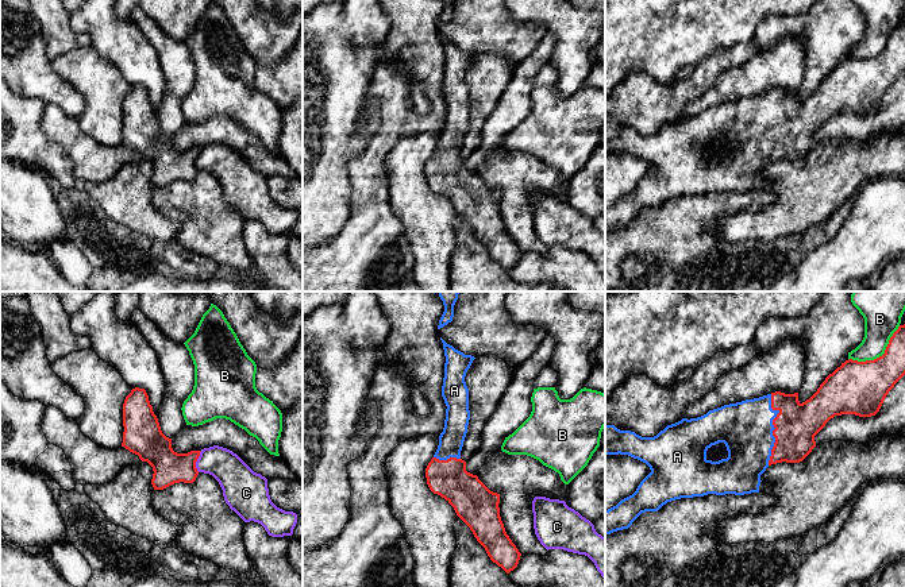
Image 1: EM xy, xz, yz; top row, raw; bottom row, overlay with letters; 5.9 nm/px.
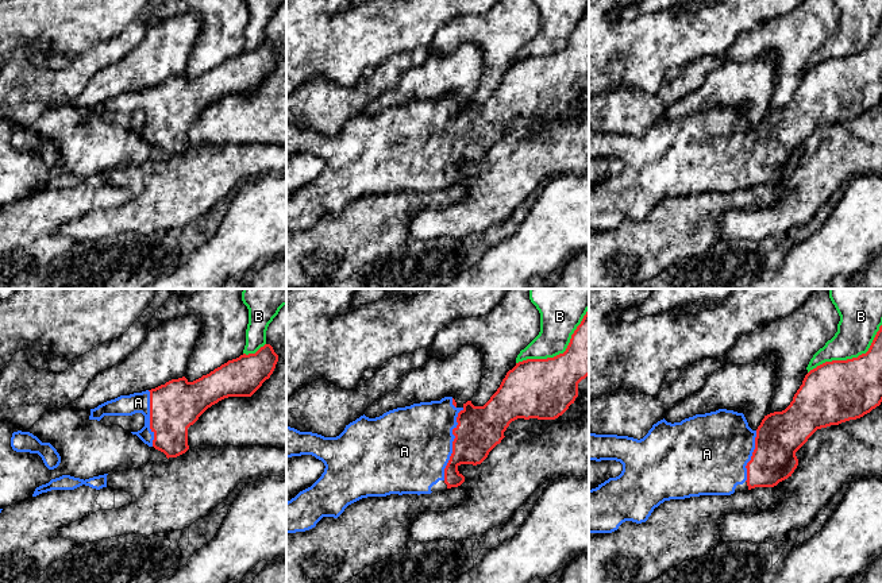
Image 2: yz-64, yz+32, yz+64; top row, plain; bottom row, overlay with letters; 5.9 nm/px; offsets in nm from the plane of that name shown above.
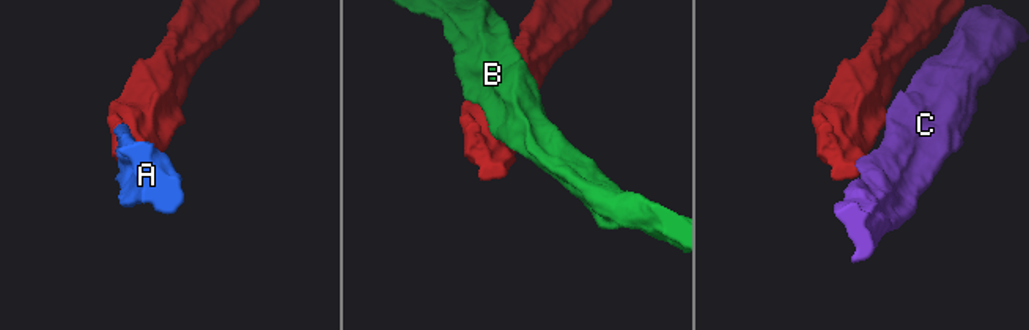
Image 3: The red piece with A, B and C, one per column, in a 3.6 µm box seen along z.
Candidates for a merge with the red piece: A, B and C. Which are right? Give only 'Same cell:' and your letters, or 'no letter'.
Same cell: A

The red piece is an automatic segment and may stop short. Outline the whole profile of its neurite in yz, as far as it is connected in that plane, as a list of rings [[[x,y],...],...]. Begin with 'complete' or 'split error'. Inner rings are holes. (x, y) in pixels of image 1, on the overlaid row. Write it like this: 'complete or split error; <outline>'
split error; [[[905,324],[893,333],[882,356],[866,362],[846,360],[802,403],[798,401],[798,393],[775,391],[724,405],[697,418],[682,418],[654,437],[642,437],[631,430],[605,425],[605,455],[628,455],[646,463],[651,470],[632,495],[605,510],[605,536],[628,529],[642,513],[658,511],[675,499],[708,494],[759,493],[760,475],[769,466],[802,462],[816,447],[814,436],[835,416],[875,416],[889,391],[904,375]],[[719,443],[725,444],[728,457],[719,462],[708,460],[706,451]]]

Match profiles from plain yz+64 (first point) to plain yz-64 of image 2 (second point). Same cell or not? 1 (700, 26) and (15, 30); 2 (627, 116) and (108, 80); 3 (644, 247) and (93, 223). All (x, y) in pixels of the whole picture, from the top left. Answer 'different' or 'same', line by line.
1: same
2: different
3: different

